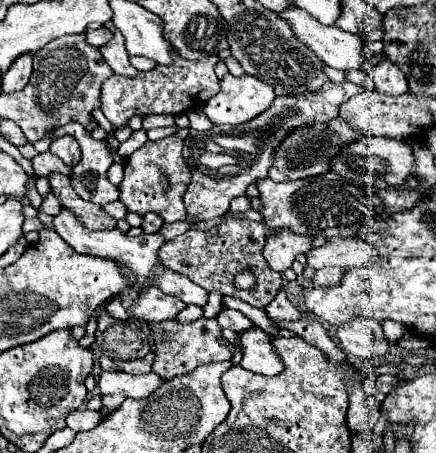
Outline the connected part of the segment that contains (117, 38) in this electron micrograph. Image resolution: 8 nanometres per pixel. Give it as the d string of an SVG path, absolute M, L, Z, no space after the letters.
M112 20L103 24L108 27L114 34L114 37L106 46L102 46L102 56L106 58L108 66L114 70L114 74L126 76L126 78L134 78L138 74L136 68L132 68L132 64L128 62L128 52L124 48L124 38L120 31L114 26Z

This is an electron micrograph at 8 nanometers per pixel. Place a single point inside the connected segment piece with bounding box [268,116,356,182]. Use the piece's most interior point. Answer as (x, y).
(306, 151)

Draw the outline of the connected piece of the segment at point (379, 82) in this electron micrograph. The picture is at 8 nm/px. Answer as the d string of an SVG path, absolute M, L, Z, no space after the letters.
M388 58L382 60L374 72L372 72L376 90L386 94L386 96L404 96L408 92L408 82L406 76L400 72L400 68L396 68L396 64L392 64Z

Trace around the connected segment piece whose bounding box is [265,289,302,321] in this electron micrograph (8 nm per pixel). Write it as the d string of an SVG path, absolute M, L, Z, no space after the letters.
M281 289L278 296L265 308L269 318L275 321L300 320L302 312L286 298L286 292Z

